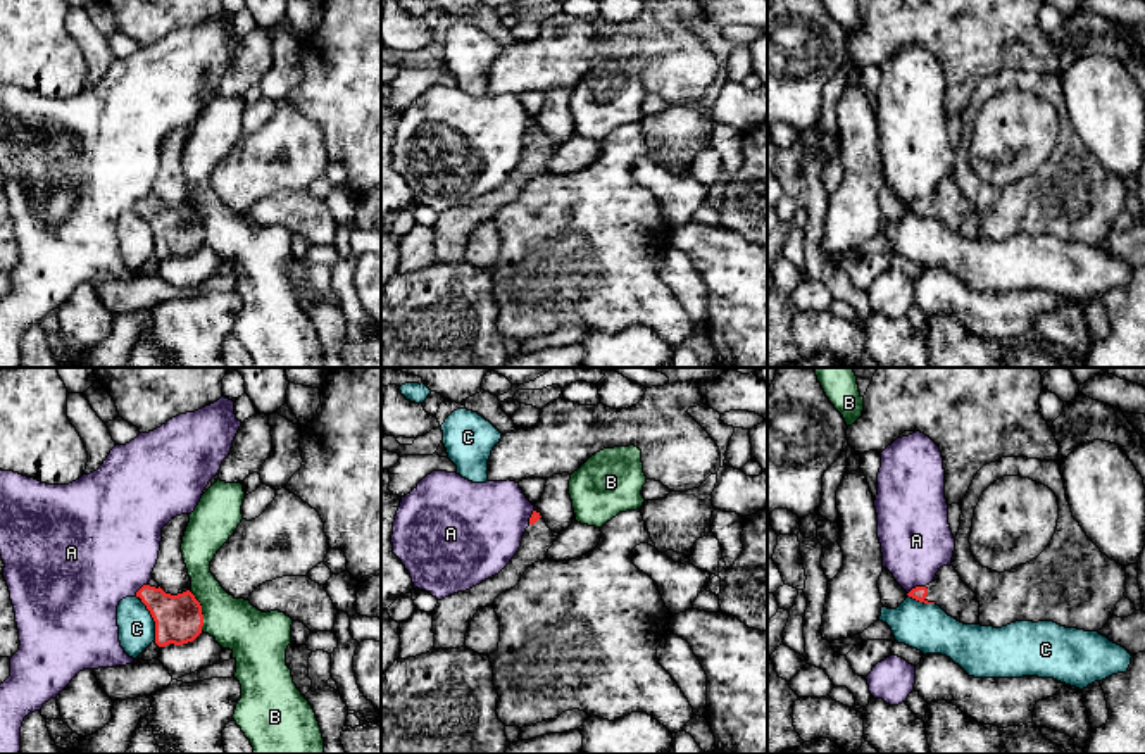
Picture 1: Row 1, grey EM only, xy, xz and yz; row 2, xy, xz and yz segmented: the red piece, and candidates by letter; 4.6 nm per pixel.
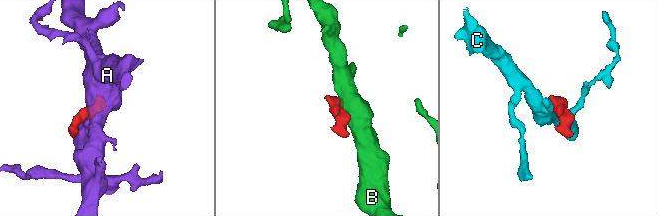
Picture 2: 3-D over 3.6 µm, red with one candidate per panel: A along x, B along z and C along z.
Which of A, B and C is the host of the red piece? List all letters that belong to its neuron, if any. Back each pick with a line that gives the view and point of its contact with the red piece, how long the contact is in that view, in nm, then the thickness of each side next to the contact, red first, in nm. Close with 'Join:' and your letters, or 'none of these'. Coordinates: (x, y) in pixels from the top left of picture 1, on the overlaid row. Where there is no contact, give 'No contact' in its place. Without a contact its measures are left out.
Join: none of these

